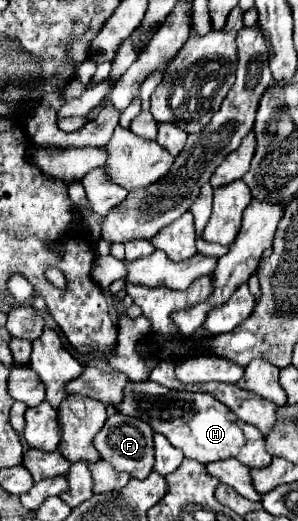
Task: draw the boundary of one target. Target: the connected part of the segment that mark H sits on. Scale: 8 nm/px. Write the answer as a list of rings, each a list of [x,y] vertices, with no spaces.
[[[150,380],[128,382],[124,386],[122,400],[118,404],[112,404],[112,408],[124,416],[138,416],[148,426],[152,426],[154,432],[166,436],[174,448],[184,452],[186,458],[198,460],[202,464],[232,456],[248,468],[264,468],[272,460],[272,456],[264,448],[264,434],[256,426],[240,420],[212,394],[188,390],[178,392]]]

